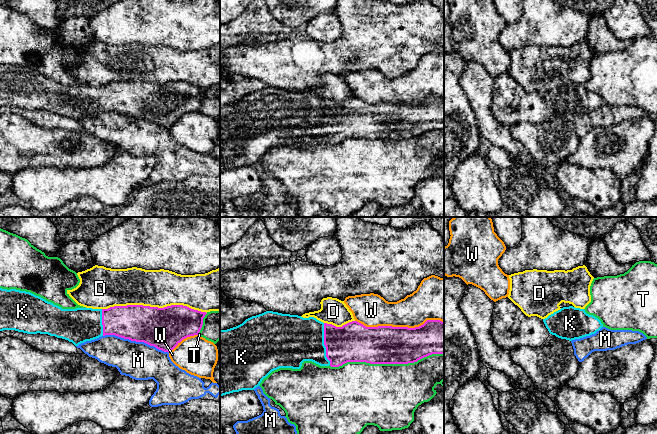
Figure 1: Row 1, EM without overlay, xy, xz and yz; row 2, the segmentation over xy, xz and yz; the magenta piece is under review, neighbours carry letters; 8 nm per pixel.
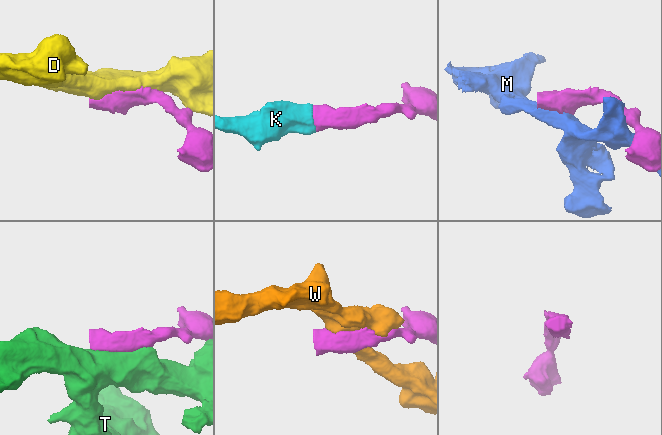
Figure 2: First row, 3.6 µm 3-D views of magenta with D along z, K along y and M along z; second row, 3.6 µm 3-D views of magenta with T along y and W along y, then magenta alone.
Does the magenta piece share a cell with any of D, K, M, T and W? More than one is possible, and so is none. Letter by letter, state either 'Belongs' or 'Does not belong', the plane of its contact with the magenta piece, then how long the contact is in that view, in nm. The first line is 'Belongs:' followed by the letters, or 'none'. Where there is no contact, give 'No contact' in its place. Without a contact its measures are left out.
Belongs: K
D: Does not belong. Touches magenta in xy. Shared border 850 nm
K: Belongs. Touches magenta in xz. Shared border 340 nm
M: Does not belong. Touches magenta in xy. Shared border 550 nm
T: Does not belong. Touches magenta in xz. Shared border 950 nm
W: Does not belong. Touches magenta in xz. Shared border 700 nm

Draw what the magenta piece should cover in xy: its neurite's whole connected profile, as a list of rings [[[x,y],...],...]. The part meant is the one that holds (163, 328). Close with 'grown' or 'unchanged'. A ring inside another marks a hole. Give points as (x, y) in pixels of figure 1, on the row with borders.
[[[0,288],[0,331],[15,330],[27,334],[48,334],[72,342],[75,346],[105,335],[144,342],[164,352],[173,350],[183,339],[198,335],[207,313],[183,305],[164,308],[143,305],[114,306],[108,309],[62,309],[30,292]]]; grown

